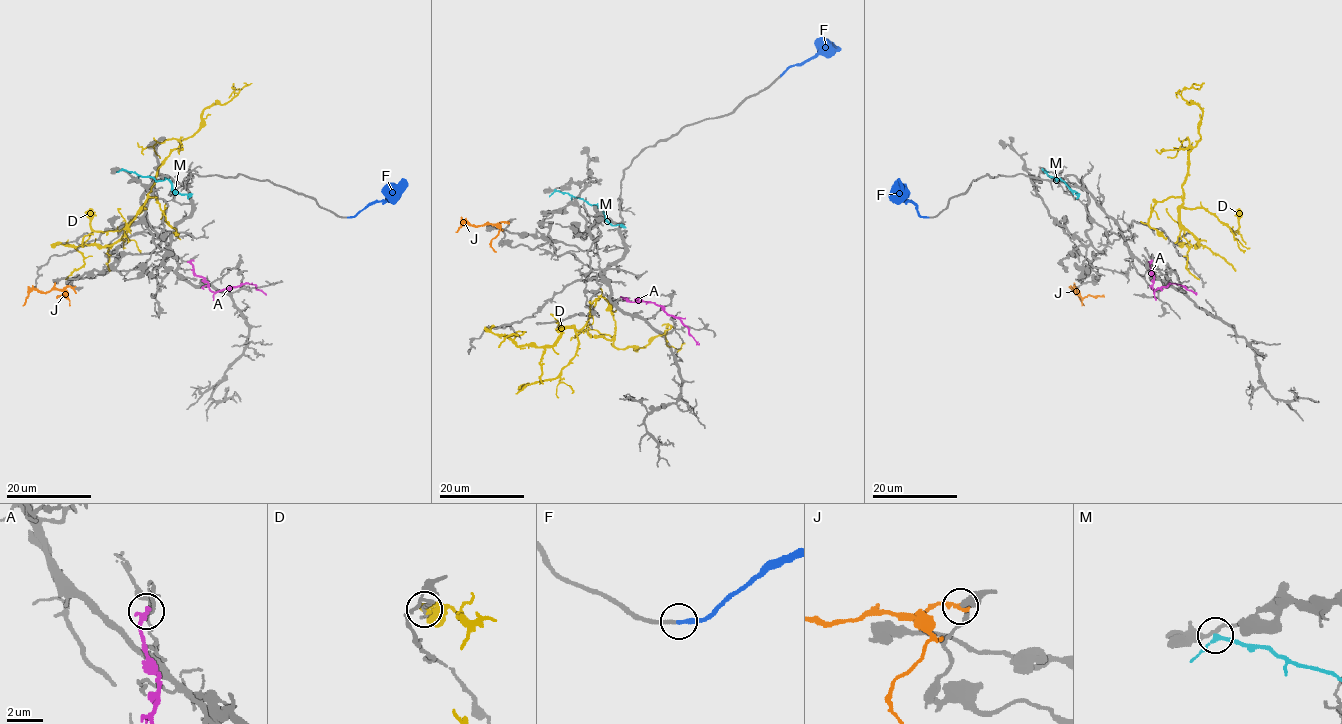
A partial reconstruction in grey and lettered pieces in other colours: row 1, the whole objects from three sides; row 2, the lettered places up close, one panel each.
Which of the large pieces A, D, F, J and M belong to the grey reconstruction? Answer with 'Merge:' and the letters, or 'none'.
Merge: F

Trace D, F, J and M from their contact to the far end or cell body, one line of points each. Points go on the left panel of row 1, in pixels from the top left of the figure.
D: (59, 243), (116, 243), (147, 199), (161, 162), (199, 128), (202, 112), (228, 102), (232, 89), (251, 83)
F: (347, 217), (354, 217), (375, 202), (382, 202), (400, 186), (404, 179)
J: (74, 287), (49, 292), (31, 290), (23, 305)
M: (122, 169), (152, 176), (156, 181), (166, 179), (179, 193), (192, 193)

